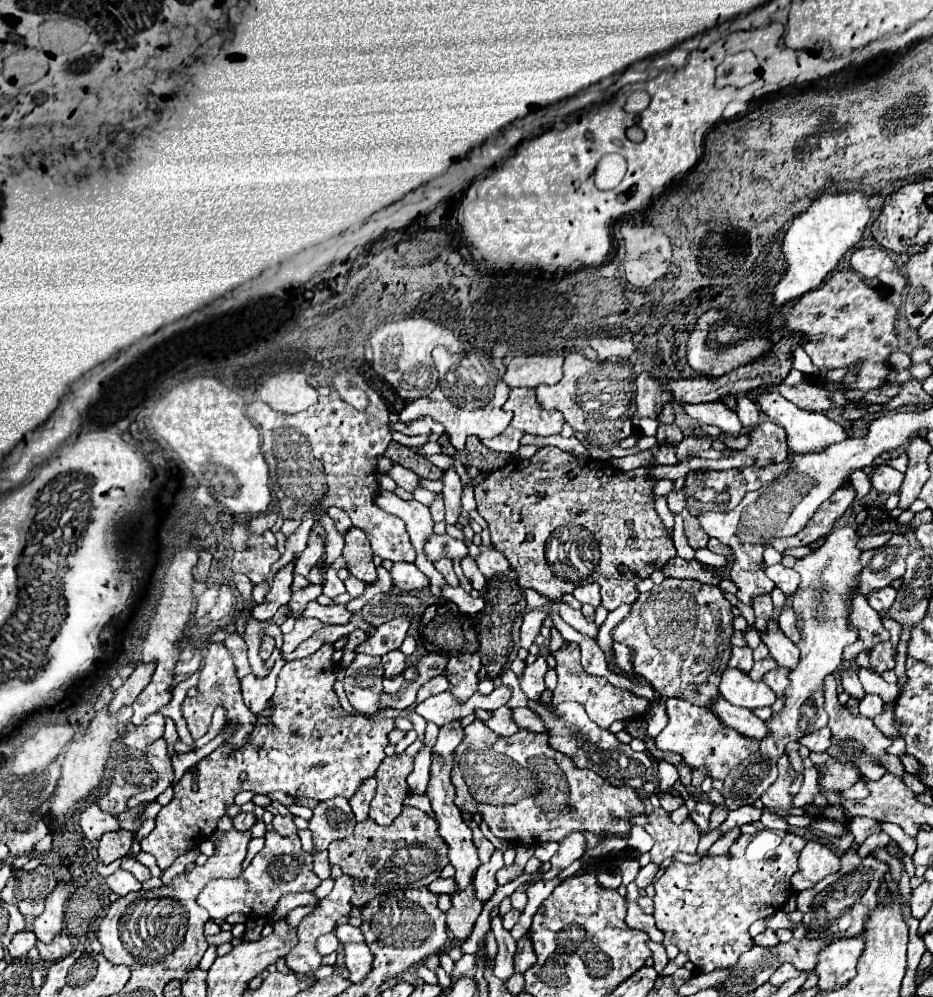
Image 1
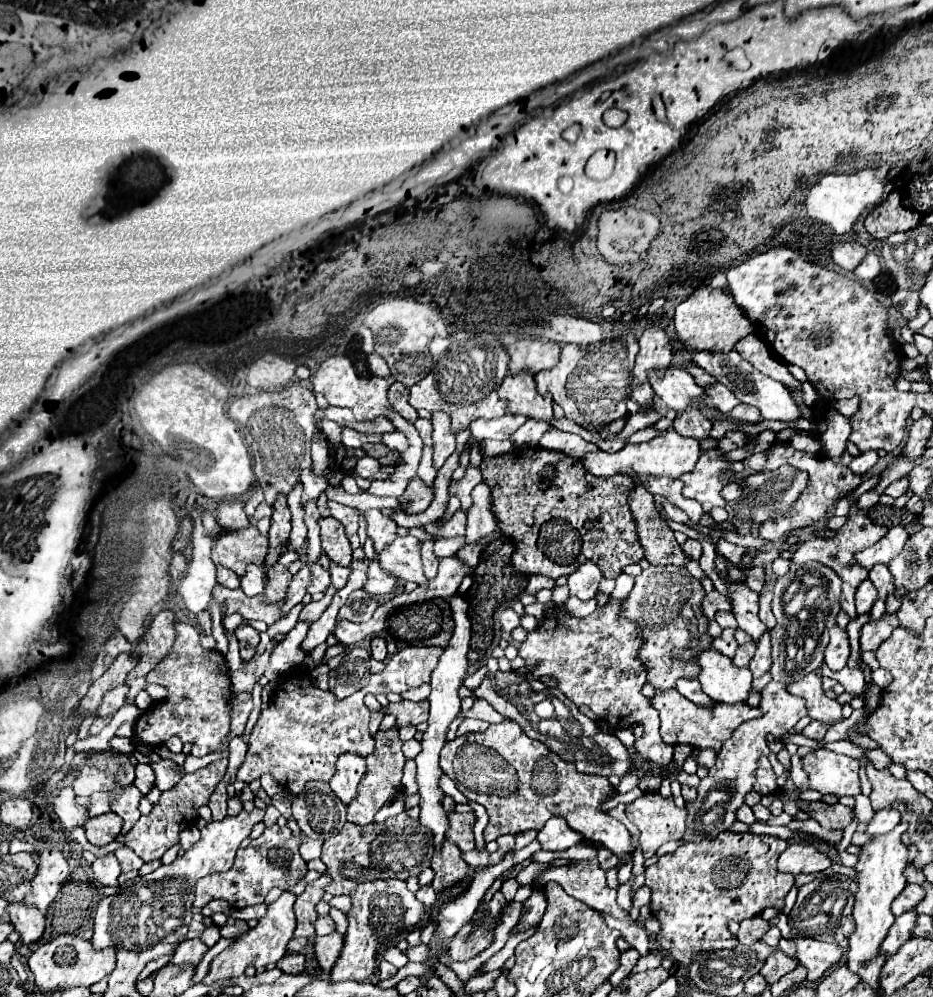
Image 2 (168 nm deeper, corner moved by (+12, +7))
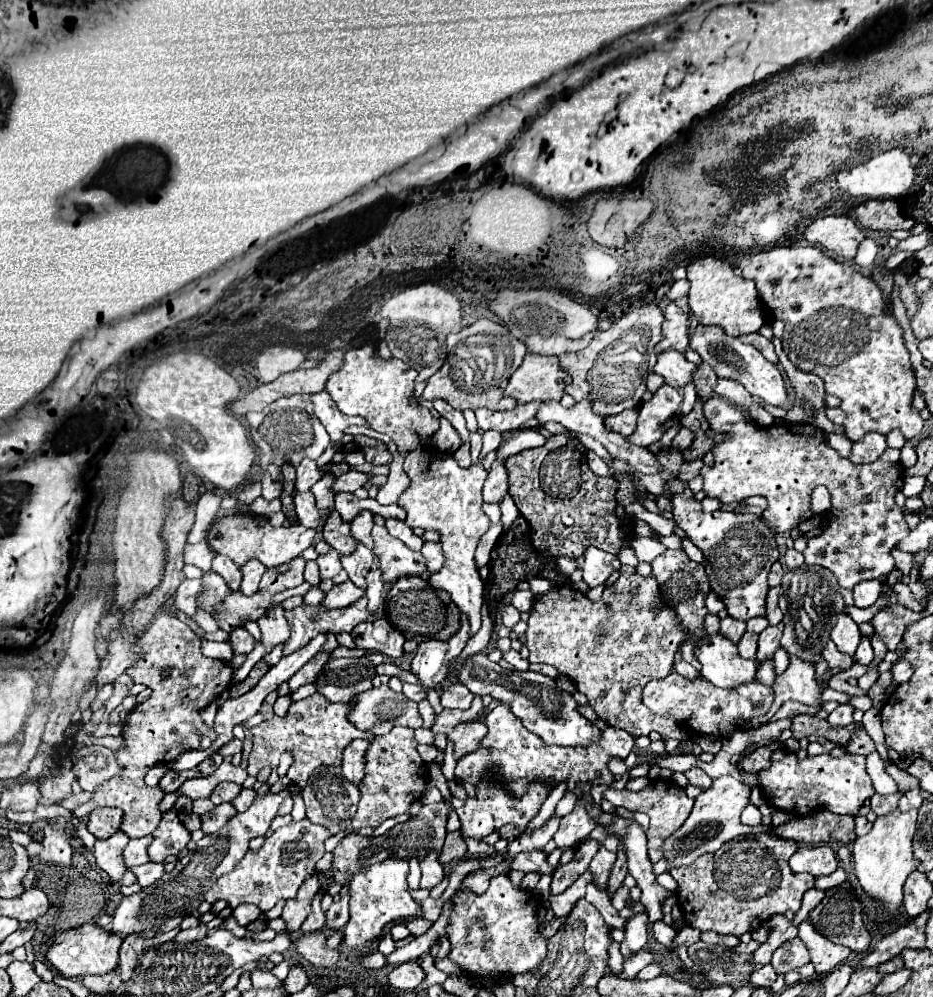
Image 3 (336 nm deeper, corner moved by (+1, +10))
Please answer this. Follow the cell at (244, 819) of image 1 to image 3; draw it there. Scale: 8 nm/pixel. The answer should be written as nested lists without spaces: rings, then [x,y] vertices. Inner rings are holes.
[[[243,789],[231,803],[235,805],[237,811],[245,811],[253,803],[253,799],[255,799],[255,789]]]

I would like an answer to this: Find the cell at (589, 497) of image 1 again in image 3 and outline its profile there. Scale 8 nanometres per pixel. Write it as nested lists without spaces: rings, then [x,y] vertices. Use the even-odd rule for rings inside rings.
[[[567,435],[547,439],[543,447],[521,451],[505,459],[509,471],[509,495],[513,497],[519,513],[531,525],[533,549],[545,557],[577,559],[593,545],[611,555],[631,547],[633,521],[631,517],[617,515],[615,493],[619,483],[615,477],[595,475],[585,457],[585,447]]]

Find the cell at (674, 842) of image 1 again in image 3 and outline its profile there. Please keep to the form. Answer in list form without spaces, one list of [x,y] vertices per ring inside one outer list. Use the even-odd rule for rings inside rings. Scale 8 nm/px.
[[[673,779],[649,781],[649,785],[643,791],[639,791],[639,793],[633,793],[629,789],[621,789],[621,791],[607,789],[603,793],[603,797],[607,801],[611,801],[615,807],[625,807],[629,811],[643,811],[643,813],[649,815],[651,829],[647,831],[647,837],[649,837],[649,843],[647,845],[649,845],[649,859],[651,859],[651,863],[657,863],[661,859],[665,841],[685,823],[685,819],[689,817],[689,813],[693,809],[693,799],[689,799],[687,793],[685,793],[685,789],[679,787]]]

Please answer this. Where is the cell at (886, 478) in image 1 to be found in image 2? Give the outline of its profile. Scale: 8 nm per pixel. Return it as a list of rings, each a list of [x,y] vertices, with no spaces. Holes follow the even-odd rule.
[[[868,450],[868,452],[862,452],[860,456],[856,456],[848,466],[854,474],[866,474],[878,460],[878,452],[876,450]]]

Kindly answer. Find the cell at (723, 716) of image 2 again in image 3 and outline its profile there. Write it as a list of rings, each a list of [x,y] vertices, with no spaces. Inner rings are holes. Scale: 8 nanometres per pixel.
[[[673,671],[665,679],[649,681],[645,685],[643,703],[653,713],[675,717],[677,725],[689,727],[703,735],[725,737],[747,725],[753,717],[763,717],[773,703],[773,691],[757,681],[753,681],[753,685],[741,685],[741,689],[717,689],[715,685],[709,685],[709,681],[705,681],[703,677],[689,681]],[[677,715],[681,715],[683,719],[679,719]]]

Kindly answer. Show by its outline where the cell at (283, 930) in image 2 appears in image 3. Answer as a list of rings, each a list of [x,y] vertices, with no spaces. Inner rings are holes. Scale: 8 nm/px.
[[[311,875],[297,891],[297,895],[289,901],[285,901],[285,907],[283,907],[283,913],[281,913],[281,919],[285,921],[285,931],[287,933],[295,933],[301,929],[303,921],[307,919],[309,911],[311,911],[311,899],[313,895],[321,889],[319,881],[315,875]]]

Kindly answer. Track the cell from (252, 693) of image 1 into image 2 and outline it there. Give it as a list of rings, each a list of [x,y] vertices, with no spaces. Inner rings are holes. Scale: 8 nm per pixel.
[[[298,620],[296,628],[290,630],[290,632],[286,634],[286,638],[274,648],[274,652],[272,652],[272,656],[270,656],[270,662],[268,662],[268,668],[266,668],[266,674],[264,674],[270,682],[280,680],[282,676],[294,672],[294,670],[302,664],[302,660],[308,656],[308,654],[302,652],[302,648],[300,648],[302,640],[306,638],[308,628],[310,628],[308,622]]]

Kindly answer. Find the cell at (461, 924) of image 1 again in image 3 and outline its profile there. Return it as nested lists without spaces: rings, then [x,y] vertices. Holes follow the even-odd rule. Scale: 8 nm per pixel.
[[[459,831],[447,833],[443,851],[439,855],[439,863],[443,867],[447,867],[447,865],[453,865],[453,863],[457,863],[457,861],[461,861],[465,857],[467,857],[467,847],[465,847],[465,841],[463,841],[461,833]]]

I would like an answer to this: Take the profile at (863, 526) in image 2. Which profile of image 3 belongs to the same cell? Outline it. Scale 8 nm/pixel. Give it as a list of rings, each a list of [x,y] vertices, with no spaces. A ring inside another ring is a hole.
[[[719,397],[709,399],[707,405],[703,405],[703,413],[715,433],[731,433],[729,439],[713,447],[713,465],[705,465],[699,471],[707,497],[721,503],[735,503],[749,495],[775,497],[761,518],[771,531],[781,533],[797,527],[811,515],[811,493],[817,485],[825,485],[831,495],[831,509],[825,513],[829,525],[819,537],[809,539],[803,553],[805,563],[831,569],[839,585],[849,591],[865,579],[883,579],[893,571],[891,549],[909,533],[903,509],[893,501],[895,493],[903,489],[903,465],[897,449],[885,449],[885,453],[869,465],[855,465],[831,449],[825,433],[815,425],[757,427],[741,409]]]

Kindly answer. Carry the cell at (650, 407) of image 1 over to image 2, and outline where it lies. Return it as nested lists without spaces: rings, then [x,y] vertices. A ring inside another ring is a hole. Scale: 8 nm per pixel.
[[[658,324],[648,326],[640,336],[640,352],[636,356],[636,366],[632,370],[638,384],[646,382],[648,370],[666,370],[672,362],[672,346],[666,330]]]

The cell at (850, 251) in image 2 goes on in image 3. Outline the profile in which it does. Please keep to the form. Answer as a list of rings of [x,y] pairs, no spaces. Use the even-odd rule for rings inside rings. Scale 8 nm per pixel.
[[[833,215],[815,219],[805,229],[805,239],[827,249],[835,257],[851,261],[857,255],[857,247],[865,239],[865,235],[851,217]]]

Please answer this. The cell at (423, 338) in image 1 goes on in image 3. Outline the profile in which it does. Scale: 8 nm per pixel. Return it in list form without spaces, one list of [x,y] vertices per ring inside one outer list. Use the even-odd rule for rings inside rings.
[[[417,285],[411,289],[401,291],[399,295],[391,297],[381,315],[389,319],[387,327],[387,347],[391,349],[393,357],[399,357],[409,367],[417,371],[417,383],[427,381],[437,369],[441,369],[443,361],[447,359],[445,337],[453,331],[461,331],[461,305],[453,293],[437,287],[437,285]]]

